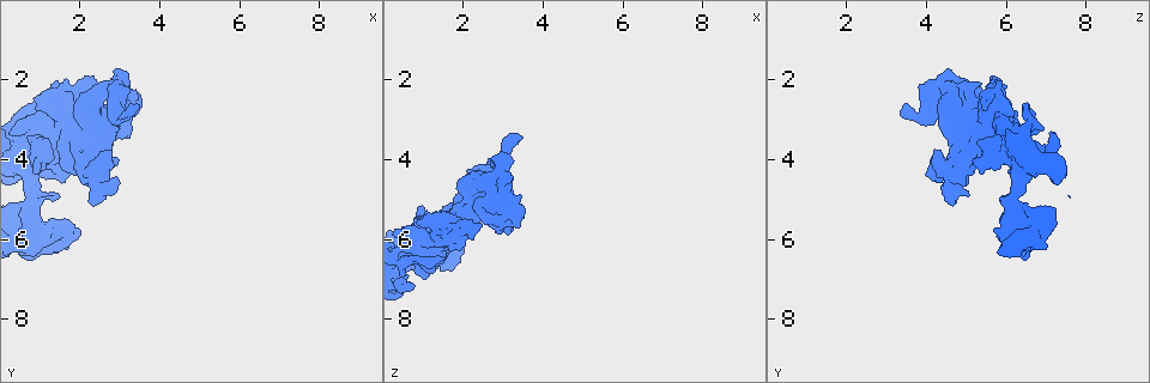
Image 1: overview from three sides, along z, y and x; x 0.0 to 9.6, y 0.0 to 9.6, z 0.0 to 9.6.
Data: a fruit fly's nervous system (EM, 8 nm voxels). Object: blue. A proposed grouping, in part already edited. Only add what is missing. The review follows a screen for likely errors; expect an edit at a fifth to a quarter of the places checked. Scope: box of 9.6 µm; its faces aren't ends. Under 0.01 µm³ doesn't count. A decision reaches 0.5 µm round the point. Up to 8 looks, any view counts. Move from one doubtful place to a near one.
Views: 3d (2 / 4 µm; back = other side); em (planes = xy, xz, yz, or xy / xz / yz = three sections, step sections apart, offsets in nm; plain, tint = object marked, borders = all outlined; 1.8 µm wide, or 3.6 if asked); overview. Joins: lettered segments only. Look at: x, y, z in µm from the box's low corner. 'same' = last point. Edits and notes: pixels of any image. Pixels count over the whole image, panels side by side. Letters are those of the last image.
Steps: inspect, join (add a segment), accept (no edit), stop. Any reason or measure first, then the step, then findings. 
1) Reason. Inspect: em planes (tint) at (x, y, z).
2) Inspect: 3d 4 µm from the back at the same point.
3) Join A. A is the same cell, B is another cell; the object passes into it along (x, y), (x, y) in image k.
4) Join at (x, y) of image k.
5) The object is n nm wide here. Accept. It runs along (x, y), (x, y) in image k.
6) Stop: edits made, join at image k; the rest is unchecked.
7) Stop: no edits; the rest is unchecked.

Touches itself. Inspect: em 3.6 µm planes (plain) at (2.45, 4.15, 4.70).

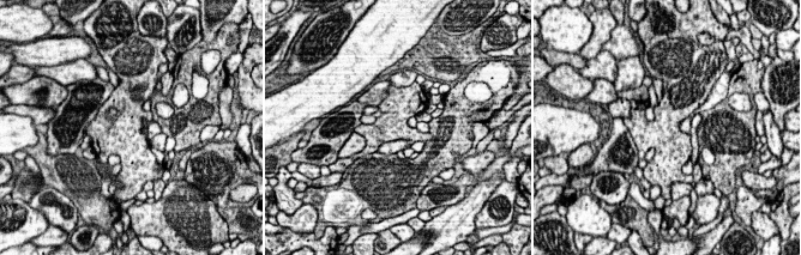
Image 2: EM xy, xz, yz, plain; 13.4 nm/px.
Inspect: em 3.6 µm planes (borders) at the same point.

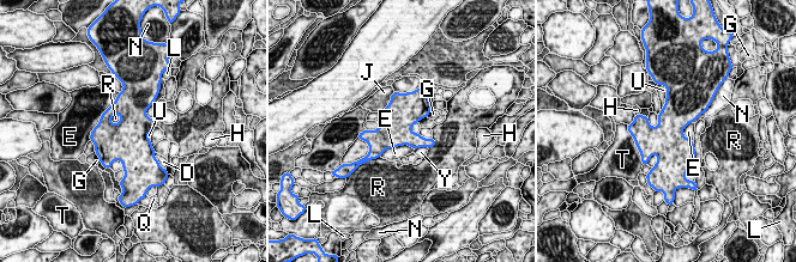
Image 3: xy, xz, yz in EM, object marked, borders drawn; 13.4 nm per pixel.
The object is 420 nm wide here; the longest contact is with E, 600 nm. Accept. D, E, G, H, J, L, N, Q, R, T, U and Y are other cells; no lettered segment goes on from it.

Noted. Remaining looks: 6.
Calibre changes. Inspect: em 3.6 µm planes (borders) at (1.80, 2.50, 5.65).

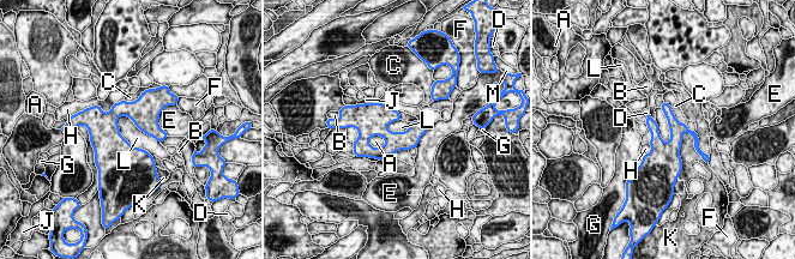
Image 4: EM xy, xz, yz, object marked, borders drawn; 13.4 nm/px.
Accept. A, B, C, D, E, F, G, H, J, K, L and M are other cells; a border runs along (120, 115), (119, 132), (152, 156) in image 4; none of them fits.

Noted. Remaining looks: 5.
Branch stops here. Inspect: em yz step 16 (borders) at (3.50, 2.65, 3.45).

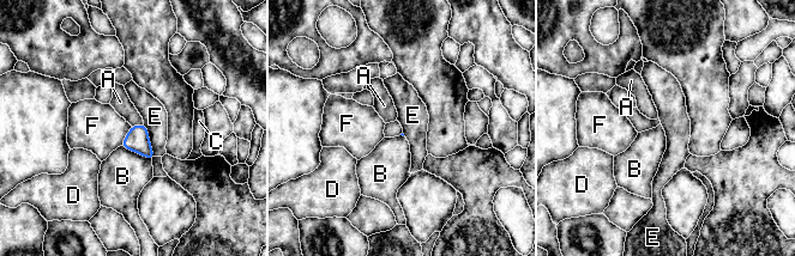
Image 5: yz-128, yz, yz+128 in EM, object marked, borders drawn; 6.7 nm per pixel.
Accept. A, B, C, D, E and F are other cells; no lettered segment goes on from it.

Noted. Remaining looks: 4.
Stop: no edits; the rest is unchecked.

